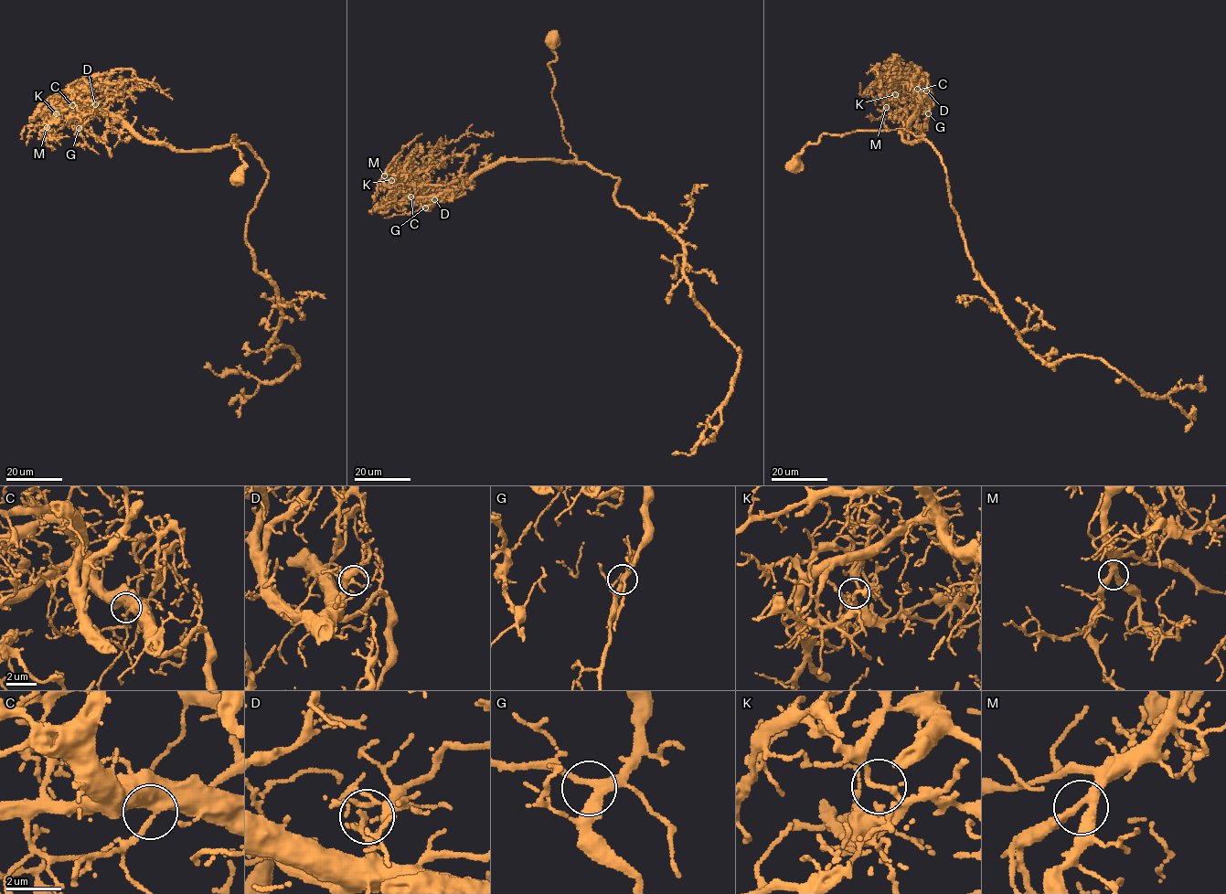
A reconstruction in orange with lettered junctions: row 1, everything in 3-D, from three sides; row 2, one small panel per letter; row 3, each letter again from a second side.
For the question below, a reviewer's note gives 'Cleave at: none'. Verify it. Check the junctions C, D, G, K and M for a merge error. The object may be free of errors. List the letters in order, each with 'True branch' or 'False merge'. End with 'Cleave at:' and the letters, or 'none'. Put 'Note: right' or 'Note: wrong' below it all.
C: True branch
D: True branch
G: True branch
K: False merge
M: True branch
Cleave at: K
Note: wrong

